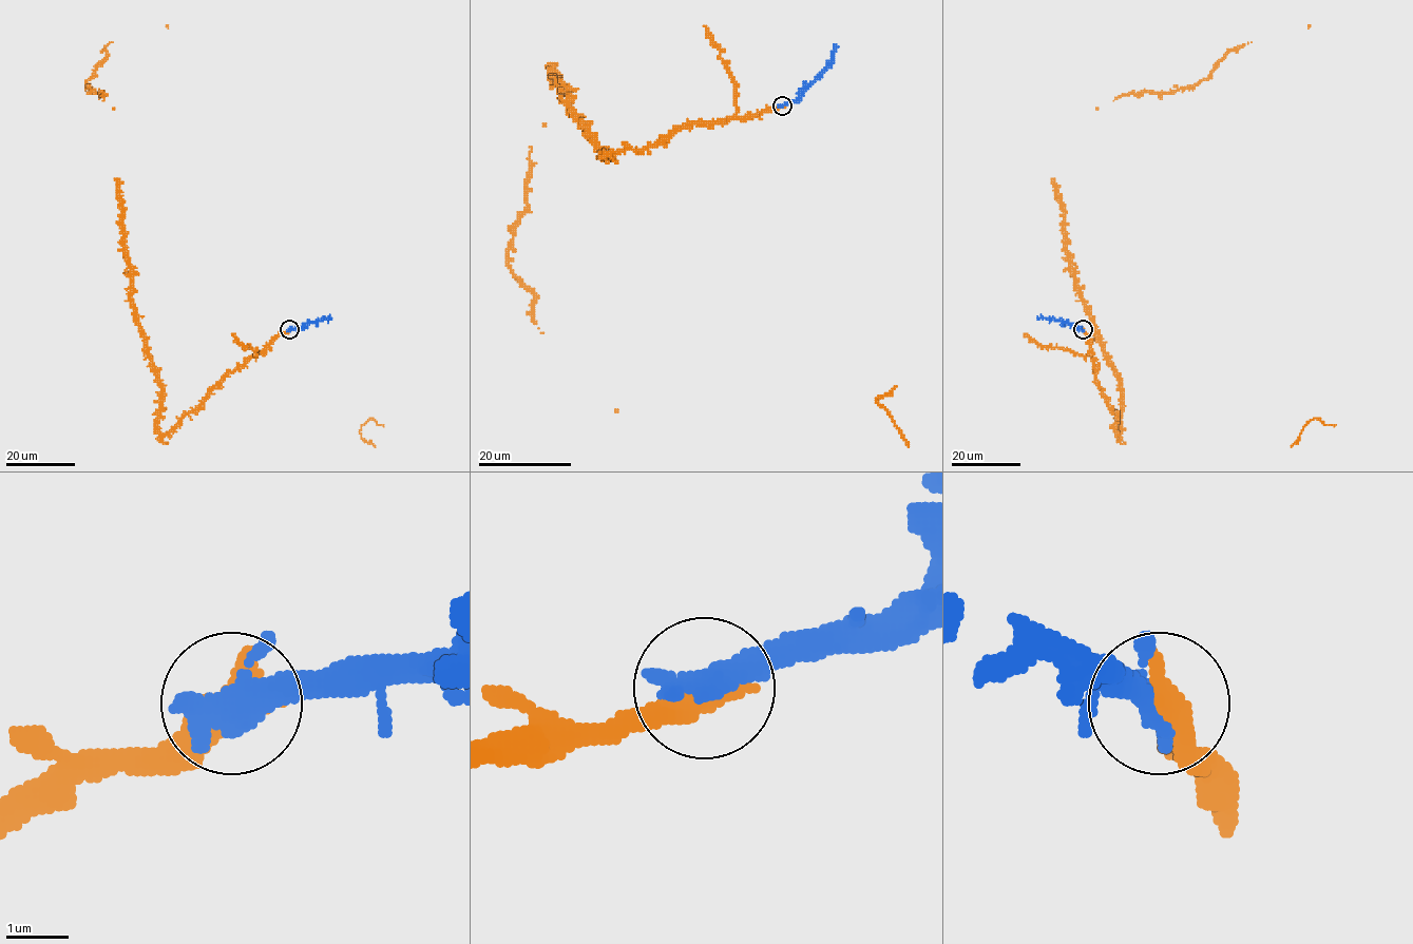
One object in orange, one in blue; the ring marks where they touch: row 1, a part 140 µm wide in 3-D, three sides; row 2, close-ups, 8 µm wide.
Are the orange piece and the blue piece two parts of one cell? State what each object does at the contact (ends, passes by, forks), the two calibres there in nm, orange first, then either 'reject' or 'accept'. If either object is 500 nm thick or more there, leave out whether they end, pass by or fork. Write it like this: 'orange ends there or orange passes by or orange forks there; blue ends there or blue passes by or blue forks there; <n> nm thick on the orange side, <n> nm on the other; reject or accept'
600 nm thick on the orange side, 400 nm on the other; accept

